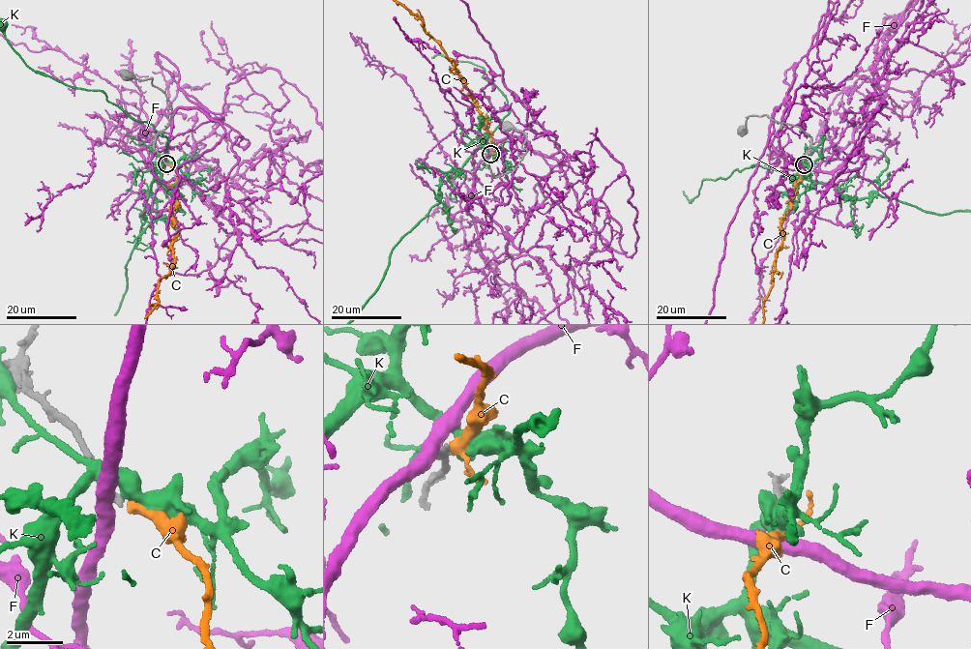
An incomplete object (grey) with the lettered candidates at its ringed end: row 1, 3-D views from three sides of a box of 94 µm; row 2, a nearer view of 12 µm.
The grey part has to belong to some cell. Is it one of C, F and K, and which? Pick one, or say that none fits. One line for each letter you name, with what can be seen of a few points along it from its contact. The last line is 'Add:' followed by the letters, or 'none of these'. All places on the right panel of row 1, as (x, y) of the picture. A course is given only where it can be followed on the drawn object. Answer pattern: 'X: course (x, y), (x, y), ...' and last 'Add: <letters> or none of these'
Add: C

